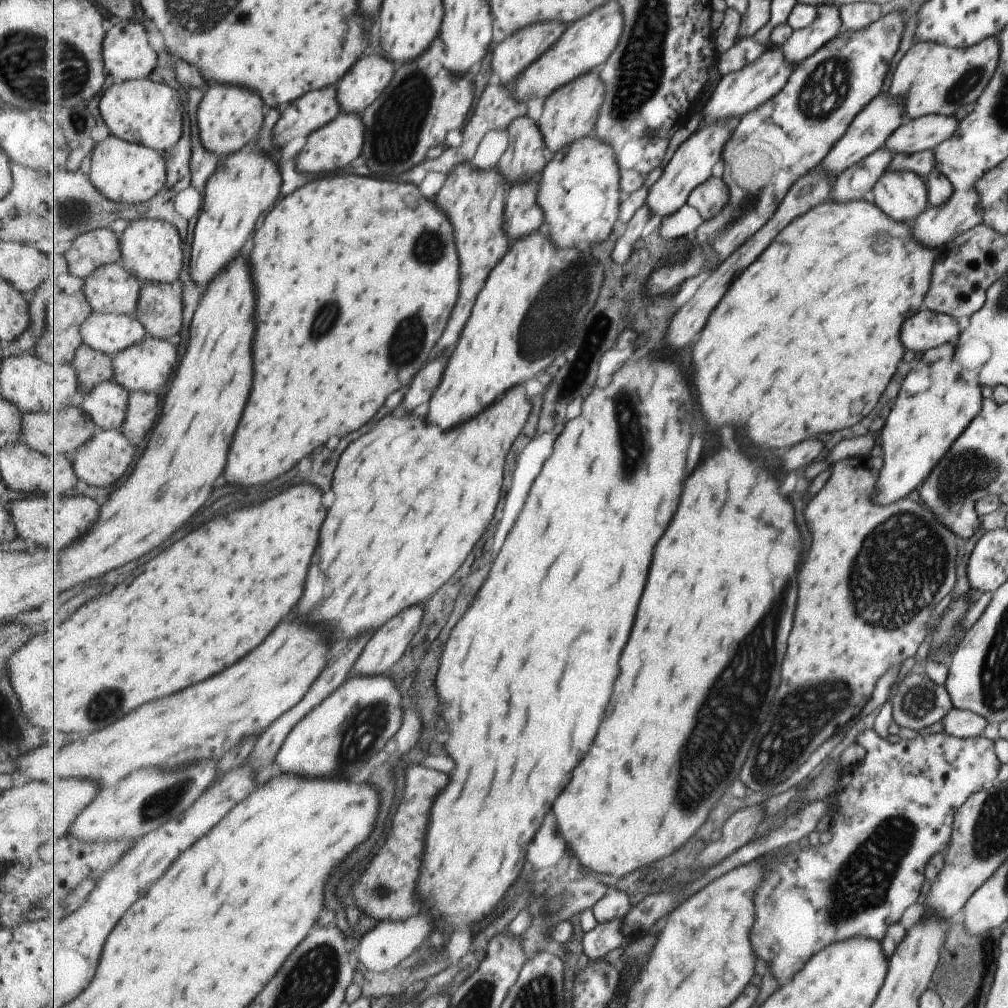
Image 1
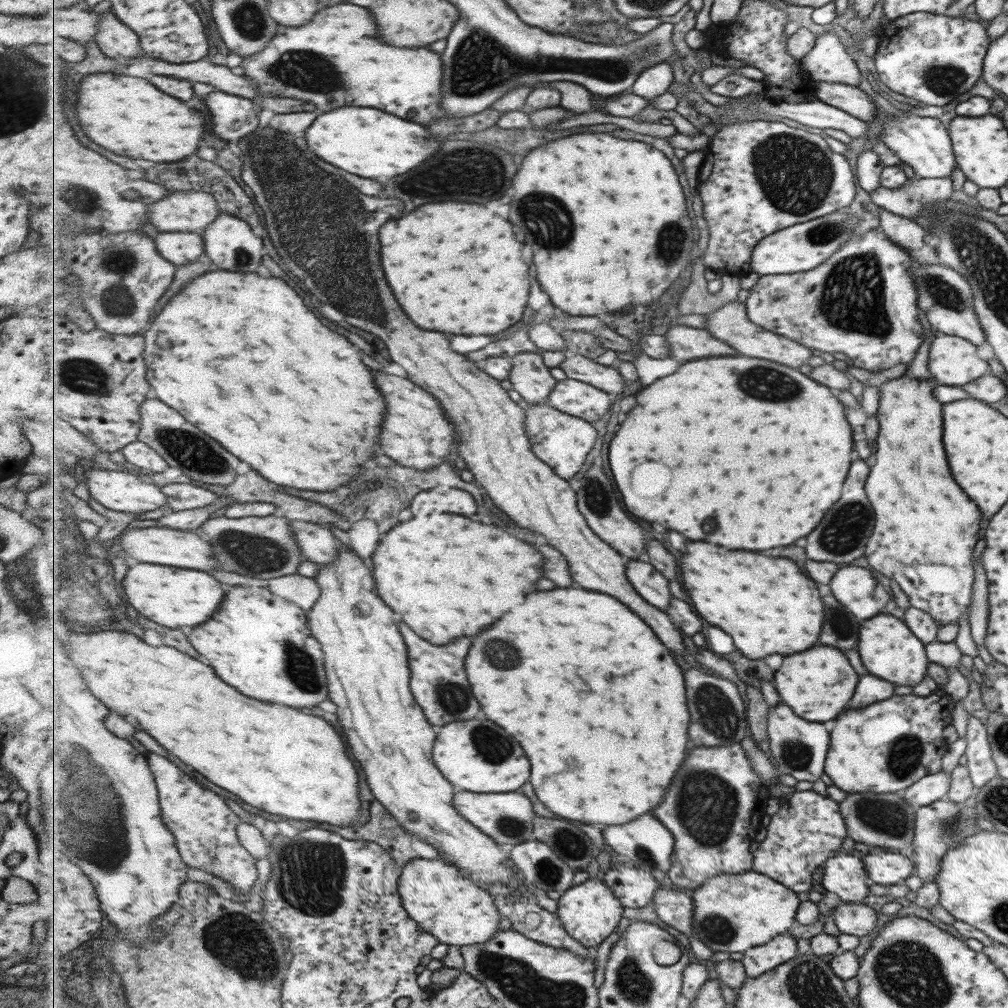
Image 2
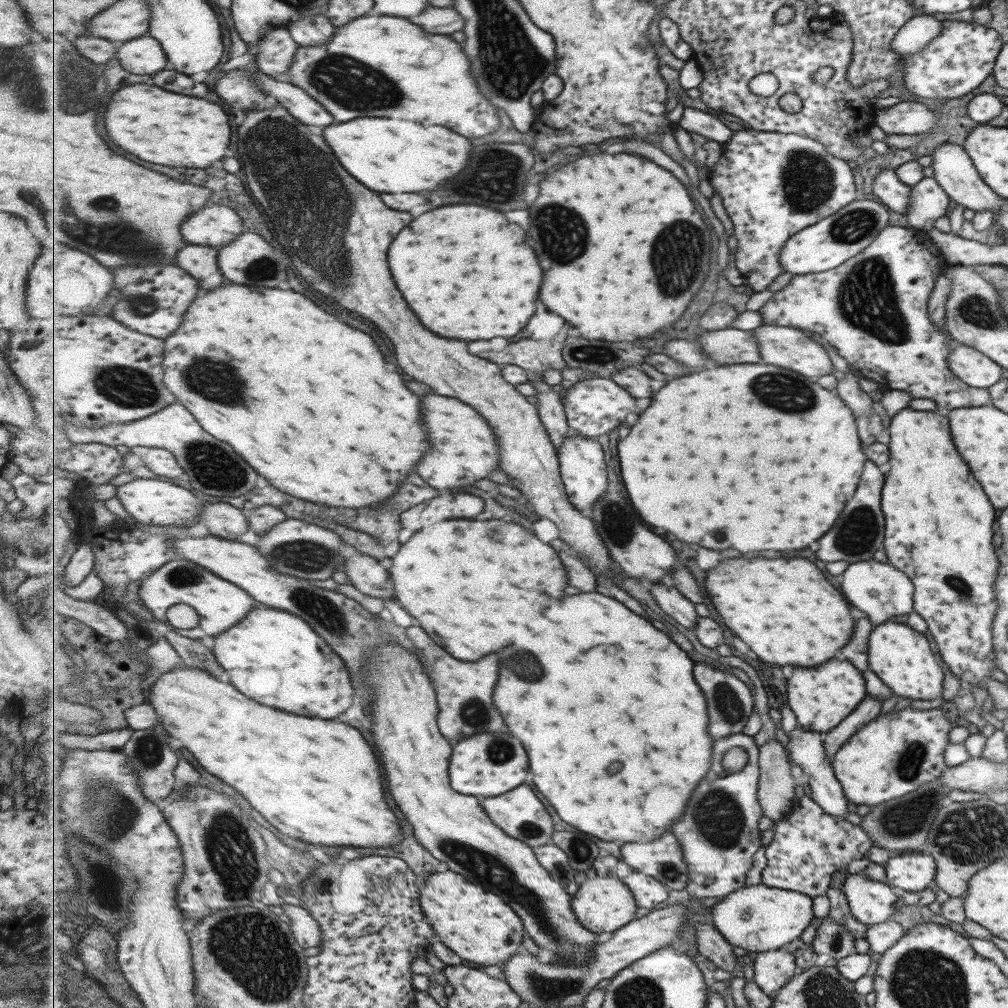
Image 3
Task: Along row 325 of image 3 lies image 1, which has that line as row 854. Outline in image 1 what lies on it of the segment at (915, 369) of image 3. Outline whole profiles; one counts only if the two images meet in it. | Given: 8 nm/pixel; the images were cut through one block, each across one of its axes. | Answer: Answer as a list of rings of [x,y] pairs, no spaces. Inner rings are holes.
[[[865,728],[857,734],[857,743],[865,749],[865,757],[858,763],[844,769],[840,774],[838,785],[829,794],[829,810],[831,811],[831,822],[829,832],[831,839],[826,844],[817,844],[817,846],[801,846],[801,844],[792,844],[787,850],[777,850],[775,856],[767,858],[767,870],[765,870],[765,878],[761,880],[761,884],[757,886],[757,894],[755,894],[755,908],[757,908],[757,920],[751,932],[751,942],[755,946],[755,954],[757,958],[769,962],[771,972],[777,976],[783,983],[793,979],[794,976],[803,970],[803,966],[807,964],[813,957],[815,952],[819,953],[827,944],[831,942],[839,942],[839,940],[849,940],[855,936],[865,936],[871,940],[880,942],[885,936],[887,926],[899,922],[901,914],[911,904],[917,902],[919,898],[919,889],[924,880],[925,865],[929,862],[931,856],[935,856],[938,852],[944,852],[950,841],[950,832],[952,829],[952,818],[955,811],[969,798],[971,794],[981,790],[987,790],[996,782],[997,770],[1000,766],[995,750],[993,750],[994,742],[987,740],[985,737],[975,738],[955,738],[947,736],[943,731],[937,734],[917,735],[911,739],[900,739],[897,742],[890,742],[884,738],[879,738],[872,728]]]

